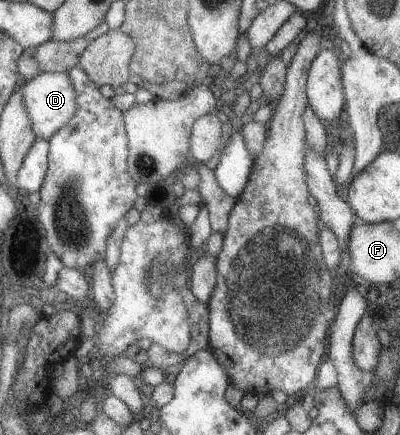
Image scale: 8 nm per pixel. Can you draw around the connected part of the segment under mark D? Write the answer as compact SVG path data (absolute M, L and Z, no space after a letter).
M42 72L29 82L24 82L21 90L37 138L50 140L77 114L77 90L69 73Z

